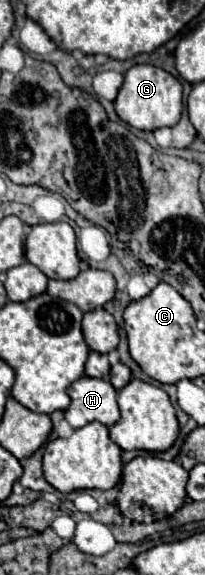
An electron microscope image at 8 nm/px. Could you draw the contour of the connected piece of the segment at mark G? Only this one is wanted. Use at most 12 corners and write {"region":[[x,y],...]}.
{"region":[[154,65],[124,73],[118,117],[144,131],[182,115],[182,85]]}

